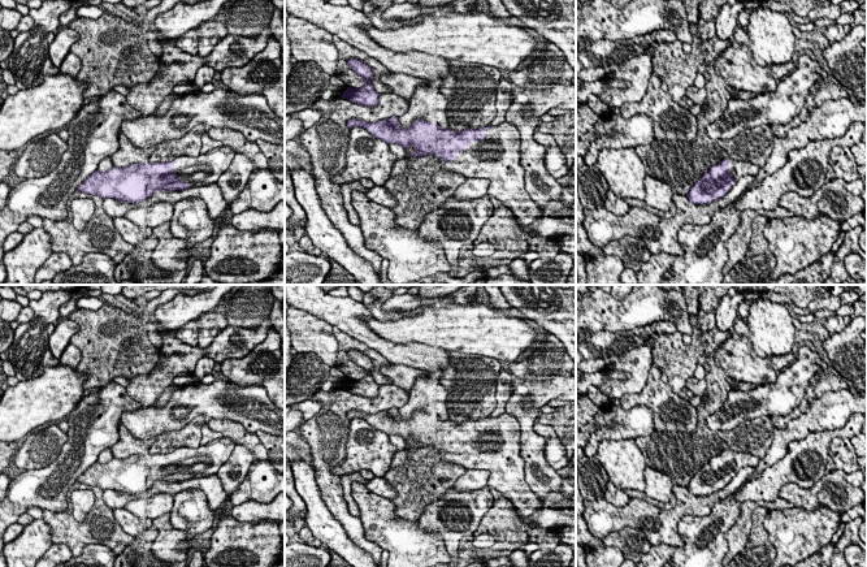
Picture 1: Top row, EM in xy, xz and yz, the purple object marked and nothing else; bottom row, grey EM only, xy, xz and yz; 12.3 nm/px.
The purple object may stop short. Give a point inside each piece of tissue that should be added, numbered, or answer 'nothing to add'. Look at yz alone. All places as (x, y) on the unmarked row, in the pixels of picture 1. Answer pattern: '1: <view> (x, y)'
1: yz (738, 459)

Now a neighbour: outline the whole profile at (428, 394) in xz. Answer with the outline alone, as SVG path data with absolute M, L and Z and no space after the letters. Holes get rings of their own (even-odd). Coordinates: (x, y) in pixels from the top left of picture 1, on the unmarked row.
M429 376L417 377L408 394L408 402L399 408L403 420L412 417L416 411L437 415L442 420L448 419L446 407L447 390L439 380Z

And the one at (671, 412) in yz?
M653 363L643 390L640 394L625 394L620 399L621 408L628 411L645 404L653 412L655 430L693 433L698 424L697 408L676 394L660 376L659 367Z

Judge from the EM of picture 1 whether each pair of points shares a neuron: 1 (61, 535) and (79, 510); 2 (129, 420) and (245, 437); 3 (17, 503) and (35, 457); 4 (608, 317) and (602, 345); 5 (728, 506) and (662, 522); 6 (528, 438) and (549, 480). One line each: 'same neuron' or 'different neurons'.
1: different neurons
2: different neurons
3: different neurons
4: different neurons
5: different neurons
6: same neuron

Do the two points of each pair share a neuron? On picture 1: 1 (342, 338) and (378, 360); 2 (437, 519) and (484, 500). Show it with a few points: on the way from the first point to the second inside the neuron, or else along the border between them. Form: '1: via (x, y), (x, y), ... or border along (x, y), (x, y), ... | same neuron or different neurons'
1: via (351, 343), (369, 353) | same neuron
2: via (449, 522), (455, 522), (472, 510) | same neuron

